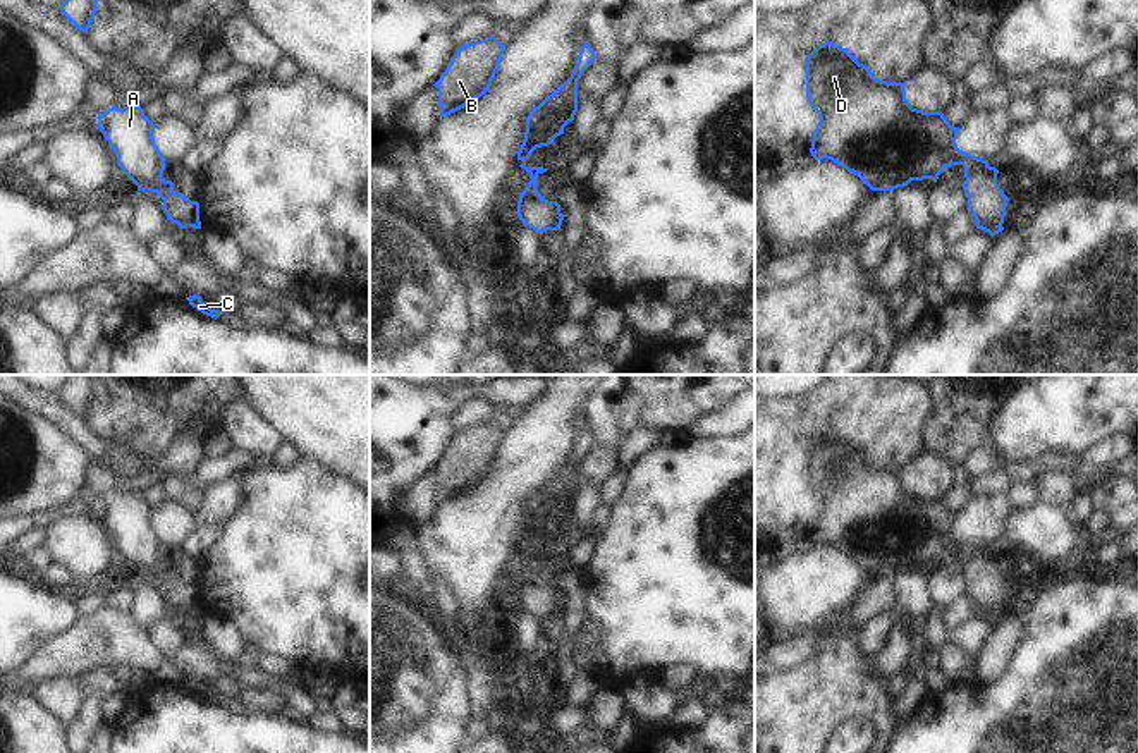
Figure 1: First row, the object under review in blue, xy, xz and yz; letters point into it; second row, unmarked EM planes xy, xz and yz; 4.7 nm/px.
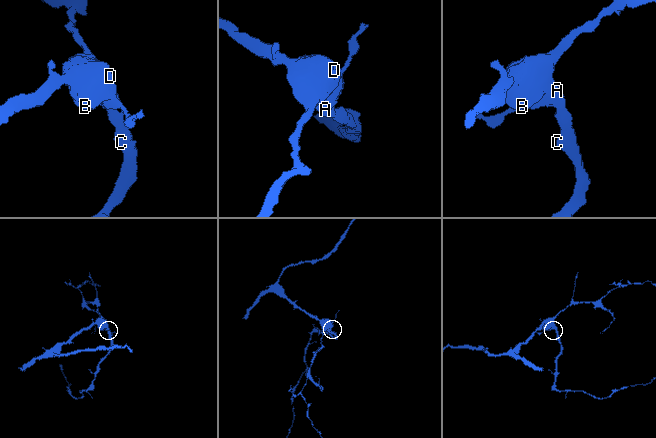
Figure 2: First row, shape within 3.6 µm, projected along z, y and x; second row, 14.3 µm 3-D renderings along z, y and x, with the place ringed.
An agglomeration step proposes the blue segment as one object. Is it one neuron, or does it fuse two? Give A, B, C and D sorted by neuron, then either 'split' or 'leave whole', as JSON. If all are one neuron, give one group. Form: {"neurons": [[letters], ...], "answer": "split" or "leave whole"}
{"neurons": [["A", "B", "C", "D"]], "answer": "leave whole"}

